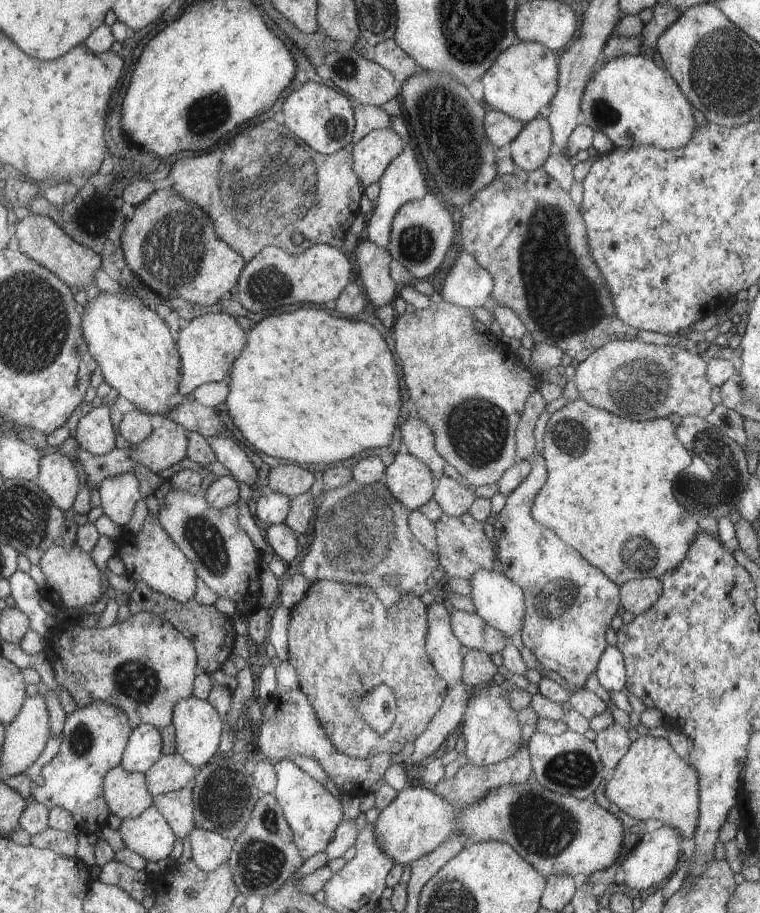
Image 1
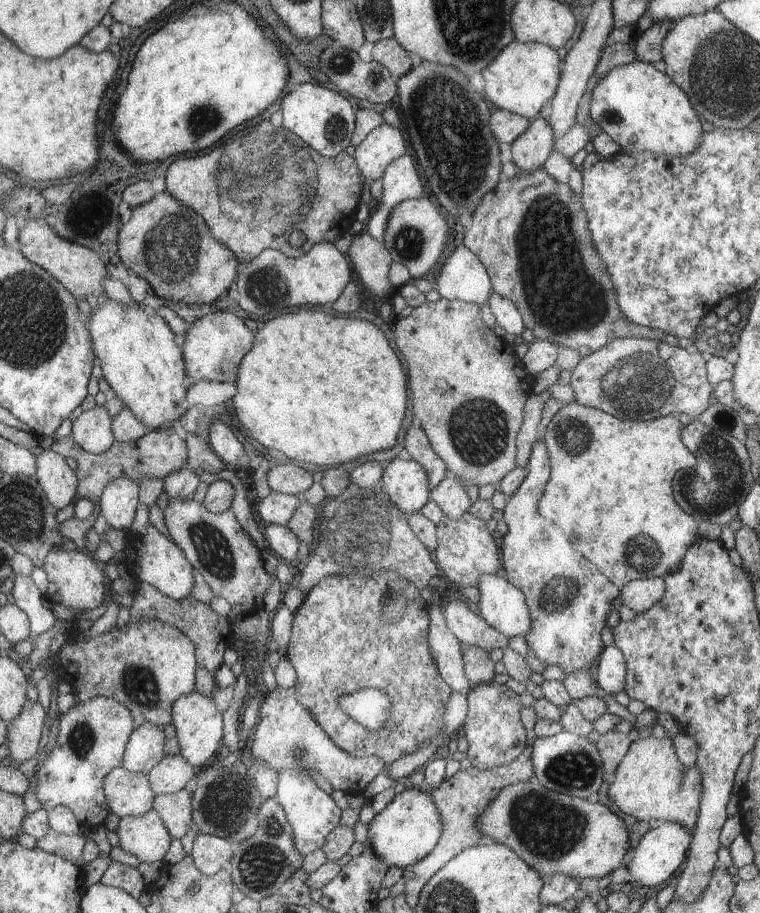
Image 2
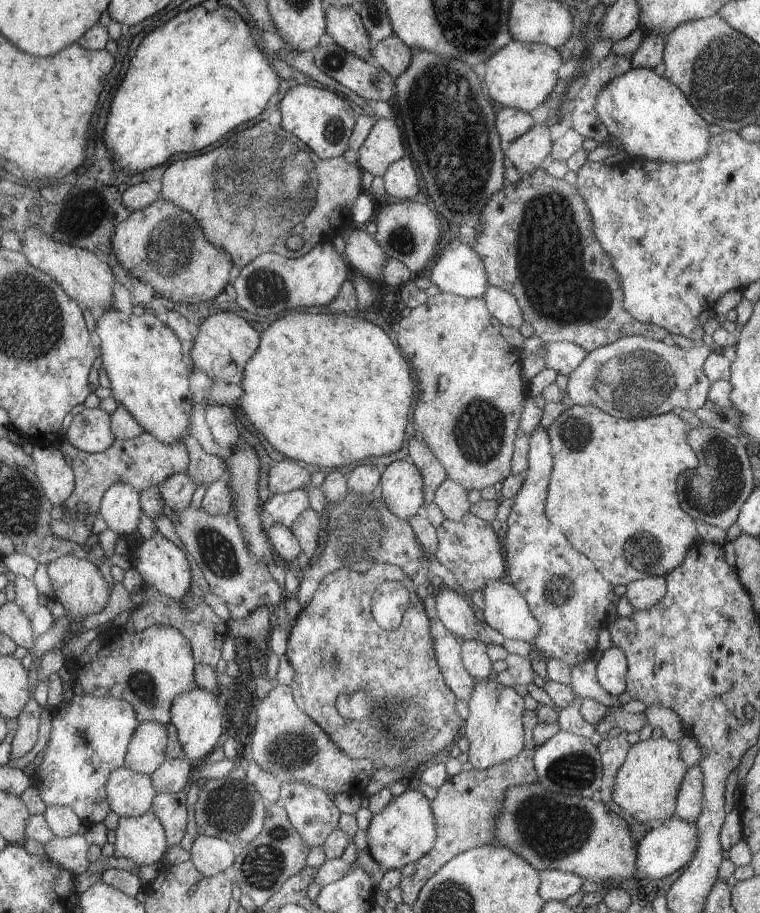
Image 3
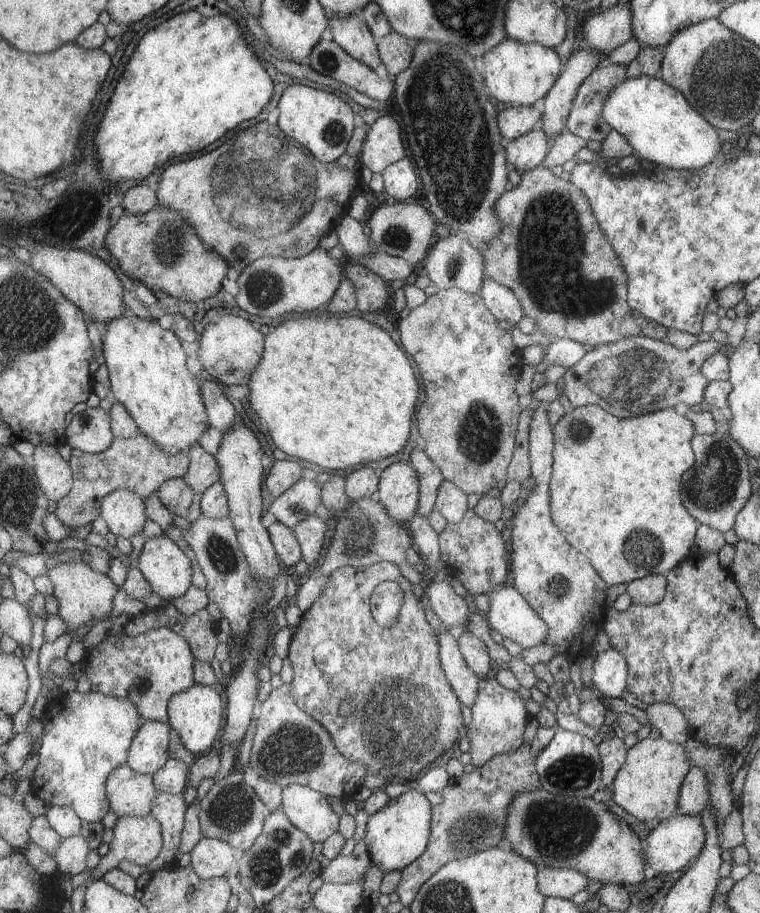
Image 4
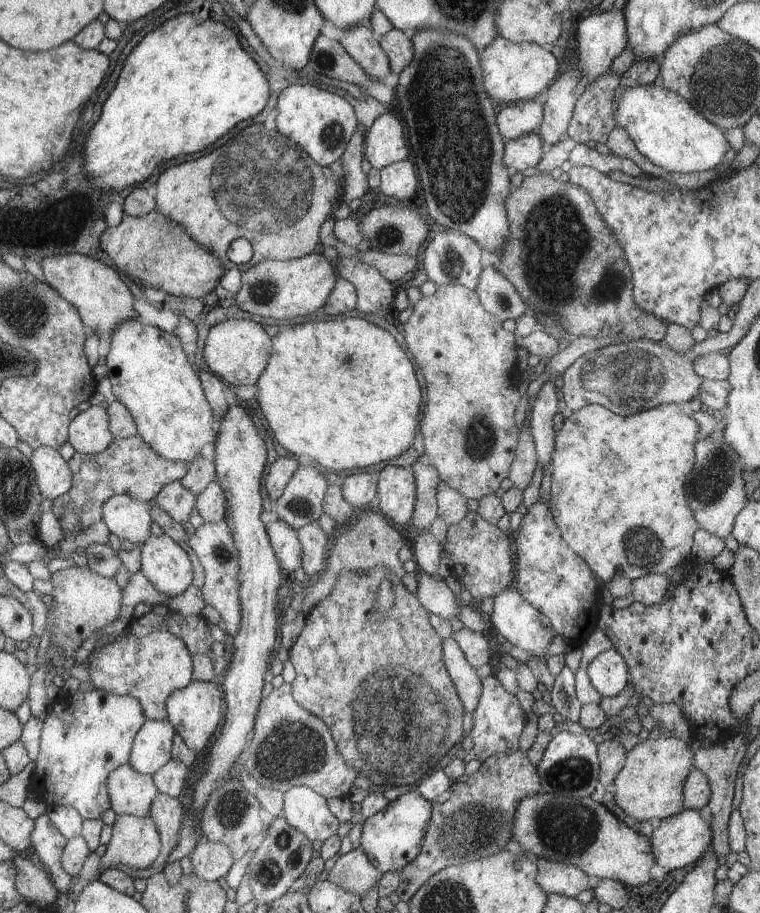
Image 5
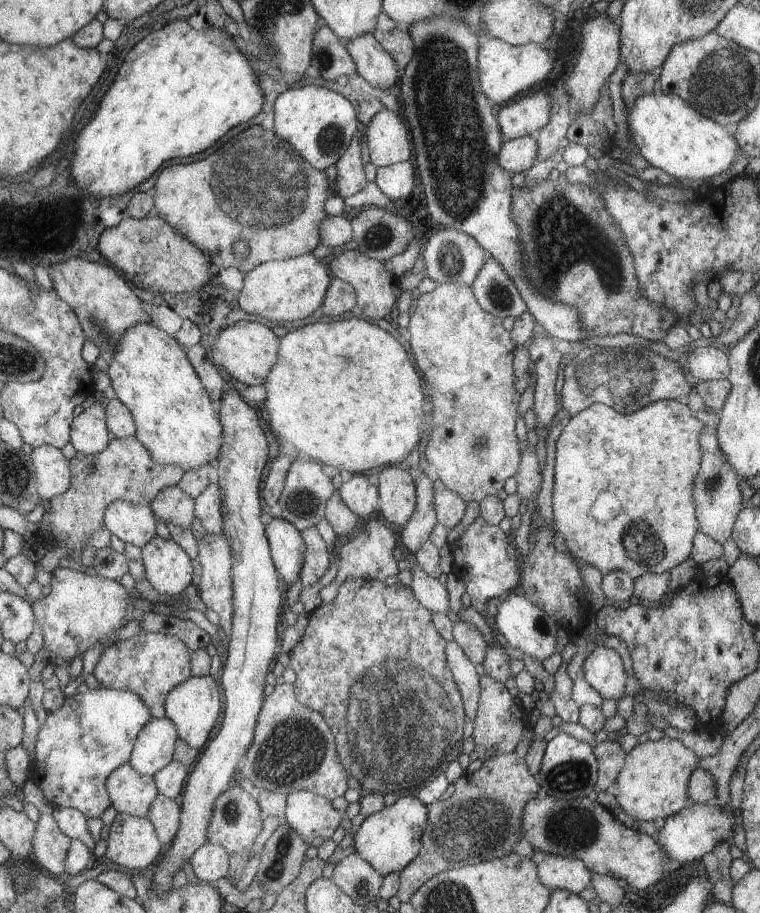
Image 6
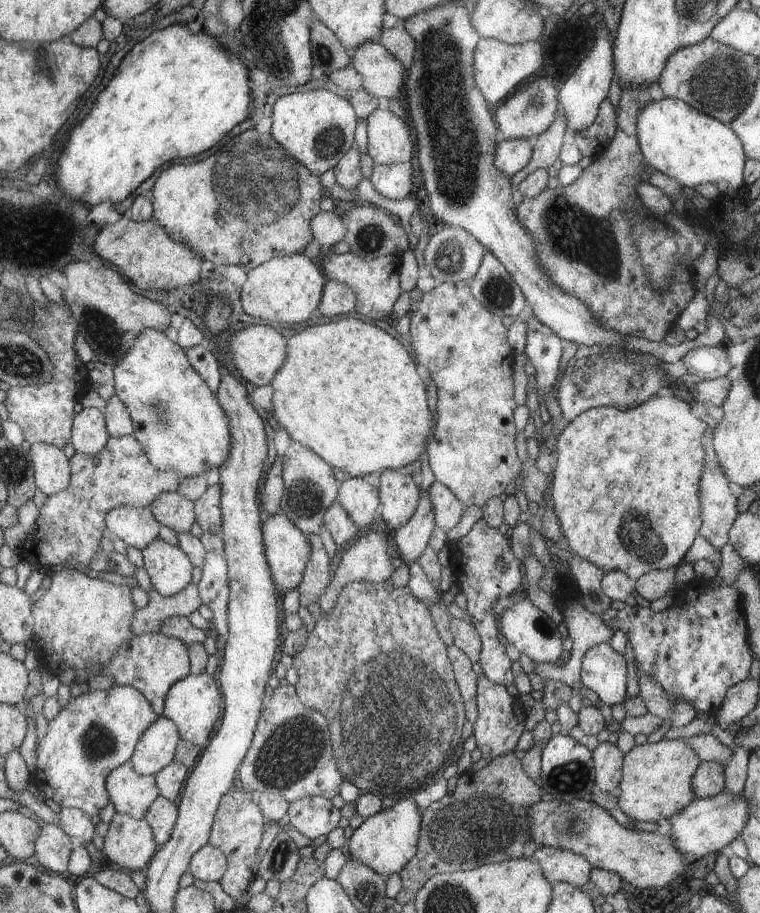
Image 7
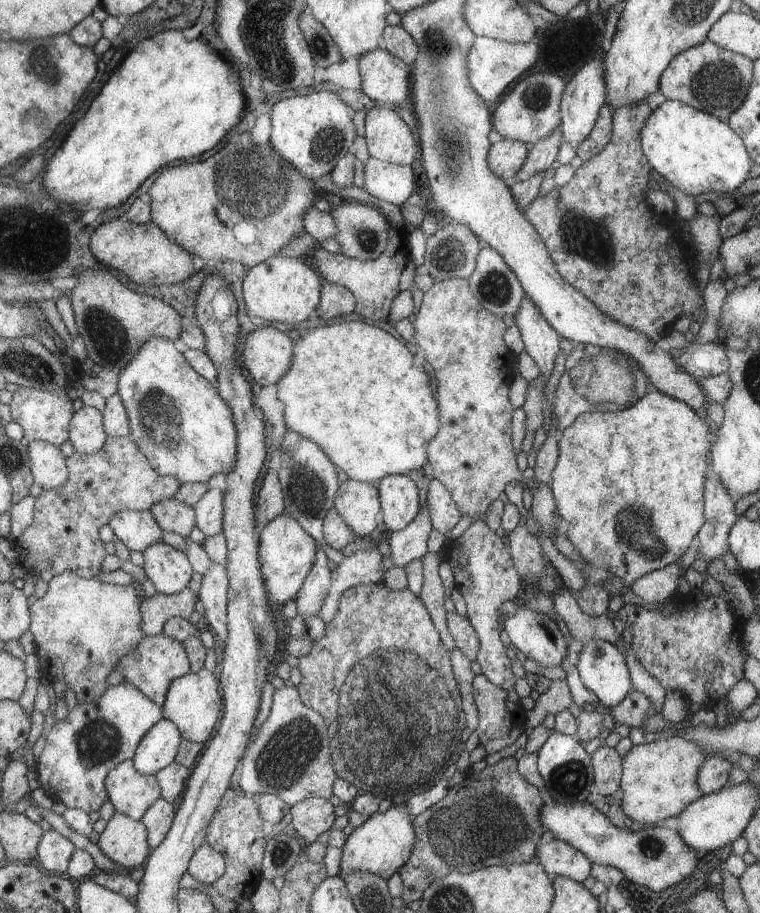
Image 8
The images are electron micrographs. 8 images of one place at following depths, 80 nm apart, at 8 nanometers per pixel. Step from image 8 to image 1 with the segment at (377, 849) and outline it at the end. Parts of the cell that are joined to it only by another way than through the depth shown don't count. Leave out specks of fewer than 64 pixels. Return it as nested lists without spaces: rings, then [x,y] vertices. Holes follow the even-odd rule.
[[[534,778],[523,783],[493,788],[487,792],[483,800],[464,805],[461,809],[453,807],[431,787],[411,782],[384,810],[381,810],[373,823],[373,833],[383,853],[402,866],[430,854],[448,837],[458,835],[466,837],[471,842],[500,841],[509,844],[528,864],[532,865],[532,868],[545,877],[552,875],[574,877],[576,874],[590,876],[593,872],[610,868],[620,856],[625,835],[622,821],[612,816],[597,802],[590,803],[586,799],[552,792],[536,782]]]

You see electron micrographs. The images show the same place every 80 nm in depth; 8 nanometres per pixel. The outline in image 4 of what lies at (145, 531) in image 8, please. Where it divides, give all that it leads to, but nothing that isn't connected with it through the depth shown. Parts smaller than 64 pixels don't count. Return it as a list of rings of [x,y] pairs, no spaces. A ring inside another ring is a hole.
[[[120,489],[112,491],[102,500],[102,518],[110,532],[117,537],[122,536],[126,540],[135,541],[136,534],[142,534],[146,514],[144,514],[144,502],[136,493]]]

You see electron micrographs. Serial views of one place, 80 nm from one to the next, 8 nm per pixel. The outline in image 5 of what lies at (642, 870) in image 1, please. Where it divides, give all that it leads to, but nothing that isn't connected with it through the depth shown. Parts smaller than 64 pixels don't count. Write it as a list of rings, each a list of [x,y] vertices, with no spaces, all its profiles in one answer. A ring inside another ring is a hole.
[[[683,809],[674,816],[662,819],[660,826],[653,830],[649,841],[657,864],[672,871],[699,861],[711,846],[713,830],[710,821],[703,816],[701,811]]]

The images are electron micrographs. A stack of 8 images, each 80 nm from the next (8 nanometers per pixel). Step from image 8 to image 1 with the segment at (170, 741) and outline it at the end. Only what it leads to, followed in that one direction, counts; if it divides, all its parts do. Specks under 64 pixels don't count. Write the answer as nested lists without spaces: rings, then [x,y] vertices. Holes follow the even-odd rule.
[[[142,723],[132,731],[120,766],[131,773],[146,773],[163,755],[160,730],[155,725]]]

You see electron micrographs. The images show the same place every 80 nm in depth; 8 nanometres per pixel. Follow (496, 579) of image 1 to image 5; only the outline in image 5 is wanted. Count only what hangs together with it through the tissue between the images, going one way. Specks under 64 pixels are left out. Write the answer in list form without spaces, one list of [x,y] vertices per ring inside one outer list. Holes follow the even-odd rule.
[[[514,587],[508,588],[494,597],[494,611],[490,617],[487,617],[487,621],[508,642],[530,652],[533,656],[546,656],[552,639],[556,635],[548,617],[533,607]]]

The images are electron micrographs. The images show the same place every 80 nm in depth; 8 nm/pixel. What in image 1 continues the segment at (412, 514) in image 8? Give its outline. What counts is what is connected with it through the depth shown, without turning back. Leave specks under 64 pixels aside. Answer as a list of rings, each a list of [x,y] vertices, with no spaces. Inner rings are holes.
[[[410,453],[397,455],[388,461],[384,482],[409,511],[419,509],[433,498],[435,476],[421,460]]]

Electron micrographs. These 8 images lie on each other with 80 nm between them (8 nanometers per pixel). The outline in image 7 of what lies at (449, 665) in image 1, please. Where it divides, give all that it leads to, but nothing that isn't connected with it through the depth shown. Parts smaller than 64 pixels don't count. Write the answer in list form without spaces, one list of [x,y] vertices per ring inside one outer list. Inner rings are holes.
[[[454,644],[447,647],[447,653],[452,663],[455,681],[465,704],[465,715],[467,720],[474,724],[478,718],[476,695],[479,676],[472,670],[473,662],[470,657],[461,648]]]

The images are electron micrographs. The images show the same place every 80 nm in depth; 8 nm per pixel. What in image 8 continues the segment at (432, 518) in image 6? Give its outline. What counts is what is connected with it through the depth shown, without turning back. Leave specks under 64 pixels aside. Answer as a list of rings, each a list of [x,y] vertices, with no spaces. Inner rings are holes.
[[[425,504],[408,526],[400,531],[389,532],[387,540],[394,567],[405,568],[412,560],[421,560],[429,552],[427,542],[432,530],[430,510]]]

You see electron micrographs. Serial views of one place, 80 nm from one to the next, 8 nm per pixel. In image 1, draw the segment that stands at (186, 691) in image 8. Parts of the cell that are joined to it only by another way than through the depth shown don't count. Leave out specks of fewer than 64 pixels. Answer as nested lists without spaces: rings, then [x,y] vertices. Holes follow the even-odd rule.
[[[196,696],[179,700],[175,704],[171,724],[175,728],[175,745],[178,754],[183,756],[188,764],[196,765],[198,768],[210,763],[210,758],[218,752],[218,744],[222,742],[223,736],[222,718],[215,705],[208,699],[199,699]]]

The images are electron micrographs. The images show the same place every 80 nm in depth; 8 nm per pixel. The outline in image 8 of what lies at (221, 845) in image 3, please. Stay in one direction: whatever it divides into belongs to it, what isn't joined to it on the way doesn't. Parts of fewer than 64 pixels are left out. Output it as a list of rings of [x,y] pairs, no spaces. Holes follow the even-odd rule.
[[[206,844],[195,853],[187,869],[195,881],[211,885],[219,880],[225,871],[226,861],[222,854]]]

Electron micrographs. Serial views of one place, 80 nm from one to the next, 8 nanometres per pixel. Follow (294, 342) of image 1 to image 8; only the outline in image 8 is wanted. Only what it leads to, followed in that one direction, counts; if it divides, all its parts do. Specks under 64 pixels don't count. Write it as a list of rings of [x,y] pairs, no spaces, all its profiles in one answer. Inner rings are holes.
[[[356,320],[345,321],[334,324],[334,326],[312,328],[304,338],[298,338],[290,370],[276,382],[276,385],[278,386],[278,400],[284,402],[284,420],[287,429],[292,428],[294,432],[302,434],[302,438],[308,438],[314,444],[318,444],[318,448],[326,452],[328,460],[337,467],[338,471],[342,470],[350,479],[373,483],[374,480],[378,482],[378,480],[384,479],[384,476],[388,476],[388,474],[407,475],[410,470],[422,469],[422,466],[427,462],[428,444],[440,429],[438,404],[434,398],[434,390],[430,386],[430,378],[431,372],[429,370],[421,370],[414,366],[413,355],[402,342],[398,342],[394,336],[390,336],[382,328],[376,328],[366,322]]]

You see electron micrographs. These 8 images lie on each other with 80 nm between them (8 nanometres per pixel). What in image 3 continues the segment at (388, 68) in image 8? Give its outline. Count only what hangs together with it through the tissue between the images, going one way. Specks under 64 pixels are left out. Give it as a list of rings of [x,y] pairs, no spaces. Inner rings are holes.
[[[330,5],[327,12],[328,34],[333,42],[346,52],[361,59],[371,58],[371,35],[364,26],[363,19],[353,6]]]

